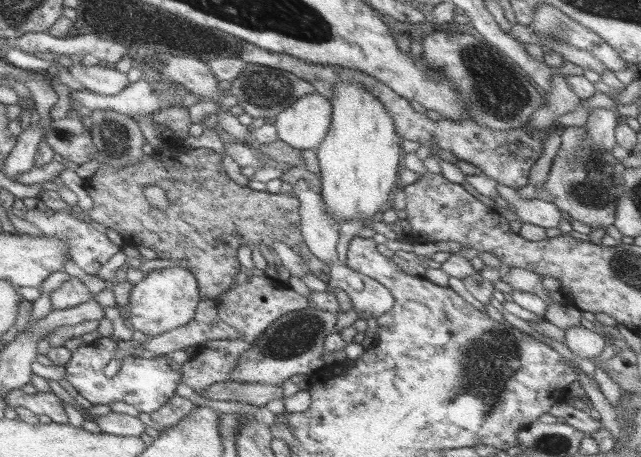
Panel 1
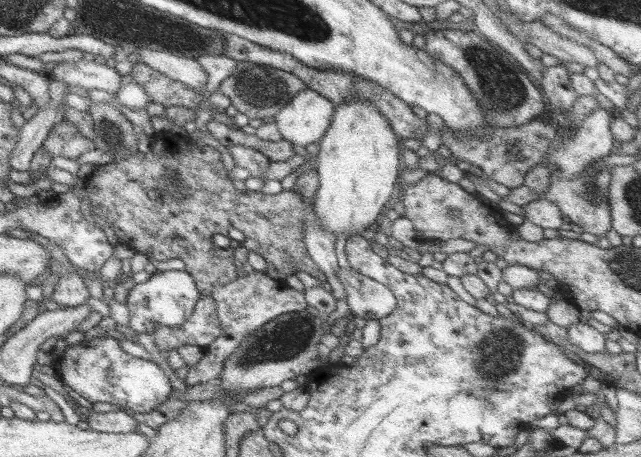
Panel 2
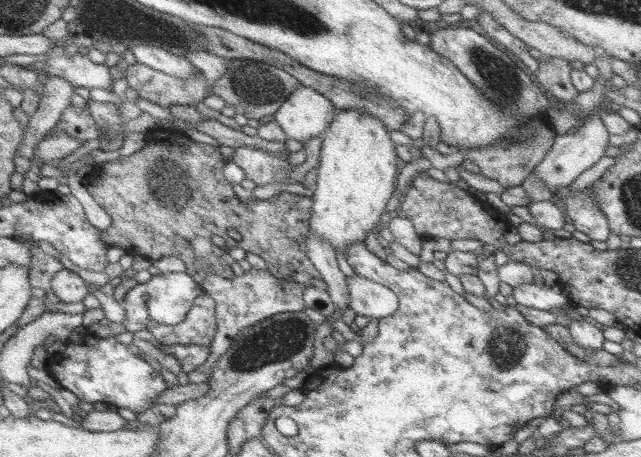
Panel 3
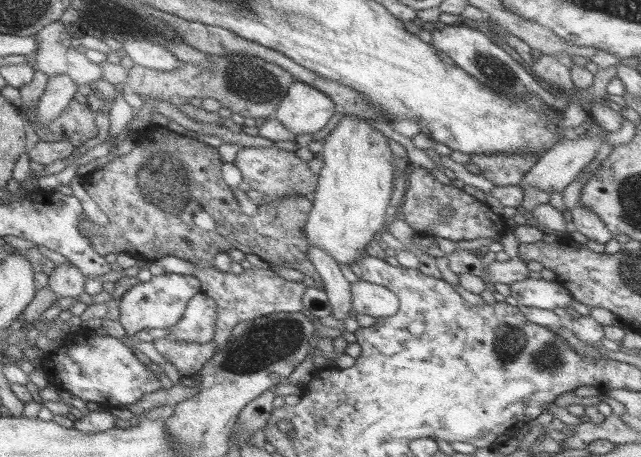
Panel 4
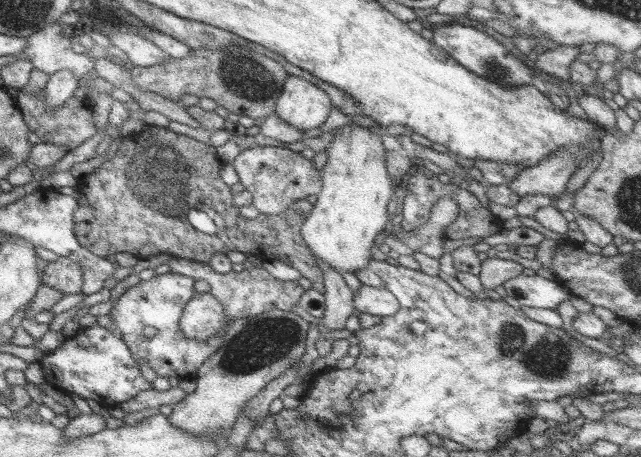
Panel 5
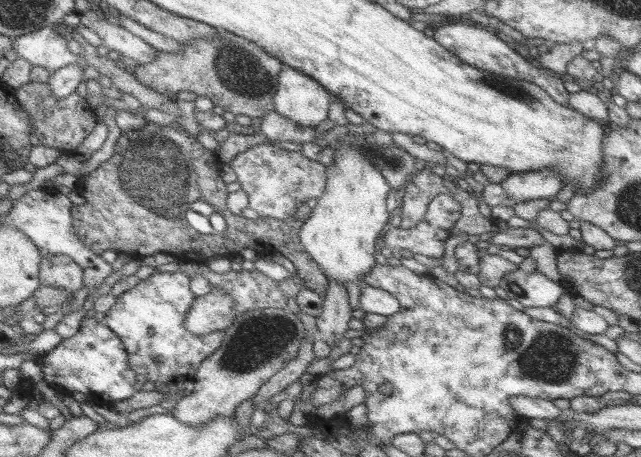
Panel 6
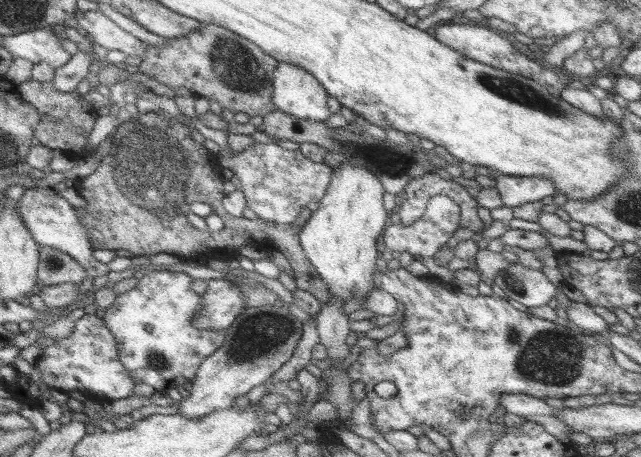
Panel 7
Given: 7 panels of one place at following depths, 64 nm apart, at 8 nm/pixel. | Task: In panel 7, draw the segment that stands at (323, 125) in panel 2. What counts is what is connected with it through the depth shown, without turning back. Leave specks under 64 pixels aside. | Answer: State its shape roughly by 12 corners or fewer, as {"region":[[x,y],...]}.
{"region":[[278,62],[271,73],[275,111],[322,122],[327,94],[311,74]]}

